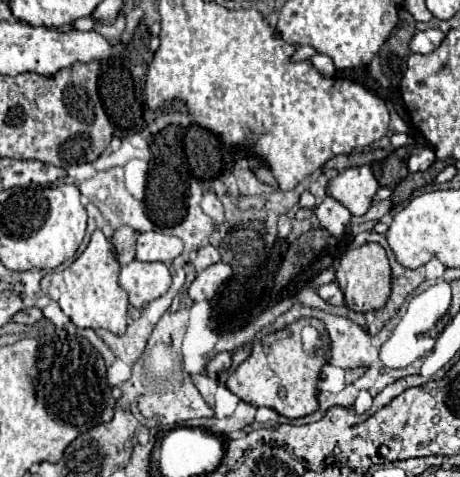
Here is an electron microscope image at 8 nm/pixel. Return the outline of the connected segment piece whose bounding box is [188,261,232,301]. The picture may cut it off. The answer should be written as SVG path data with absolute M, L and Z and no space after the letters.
M214 263L202 273L196 275L192 285L188 287L188 295L192 301L210 301L218 287L232 275L232 267L226 263Z

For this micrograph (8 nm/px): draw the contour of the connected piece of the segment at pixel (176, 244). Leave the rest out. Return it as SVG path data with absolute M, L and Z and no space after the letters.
M158 231L140 233L136 245L138 261L162 261L172 263L182 253L182 241L172 235L164 235Z

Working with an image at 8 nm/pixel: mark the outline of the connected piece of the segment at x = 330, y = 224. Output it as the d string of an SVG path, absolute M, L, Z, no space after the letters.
M326 197L324 203L320 203L318 209L316 209L316 217L318 217L320 225L338 239L338 237L344 235L344 231L346 231L348 223L350 223L350 217L352 217L352 215L350 215L350 211L348 211L344 205L340 205L336 199Z

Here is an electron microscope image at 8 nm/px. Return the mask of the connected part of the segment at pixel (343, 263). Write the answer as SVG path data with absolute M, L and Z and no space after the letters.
M366 243L362 247L350 247L344 257L340 259L336 281L346 297L346 307L352 311L364 313L364 311L376 311L382 309L390 297L392 291L392 271L386 257L386 251L380 243Z

